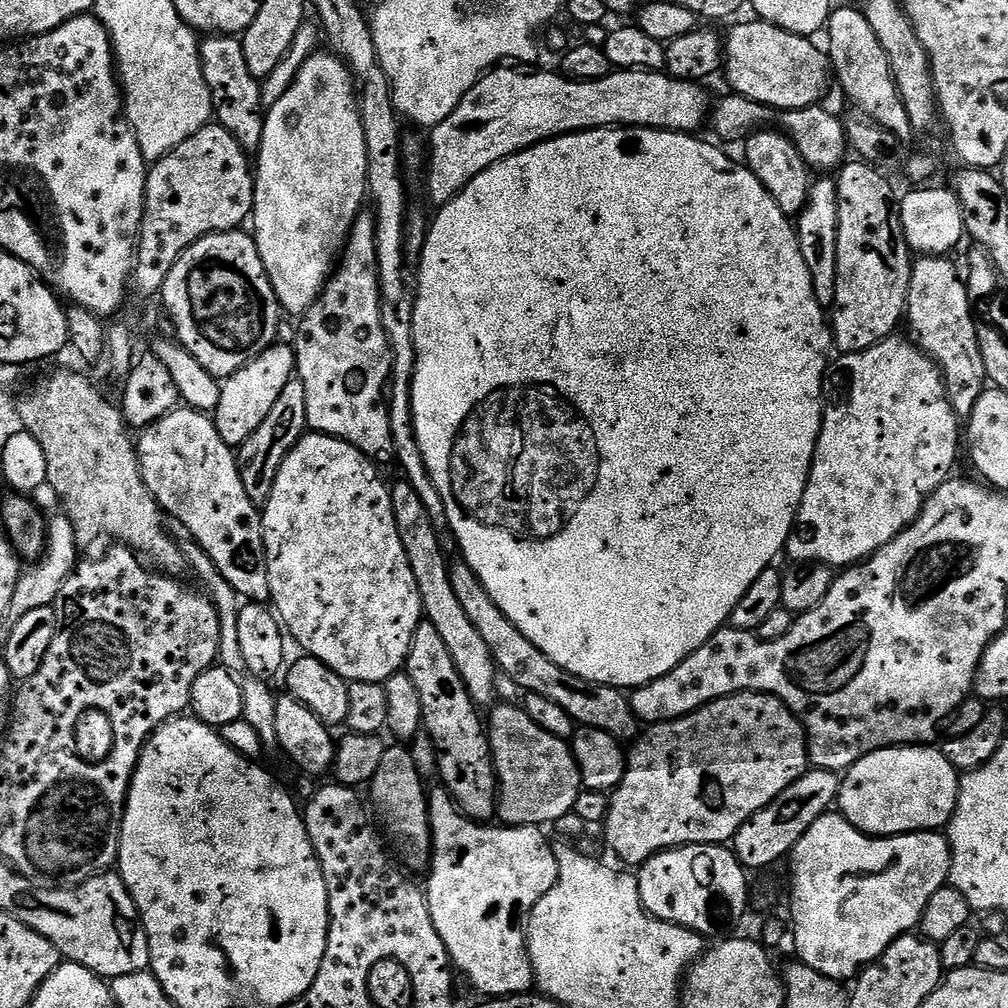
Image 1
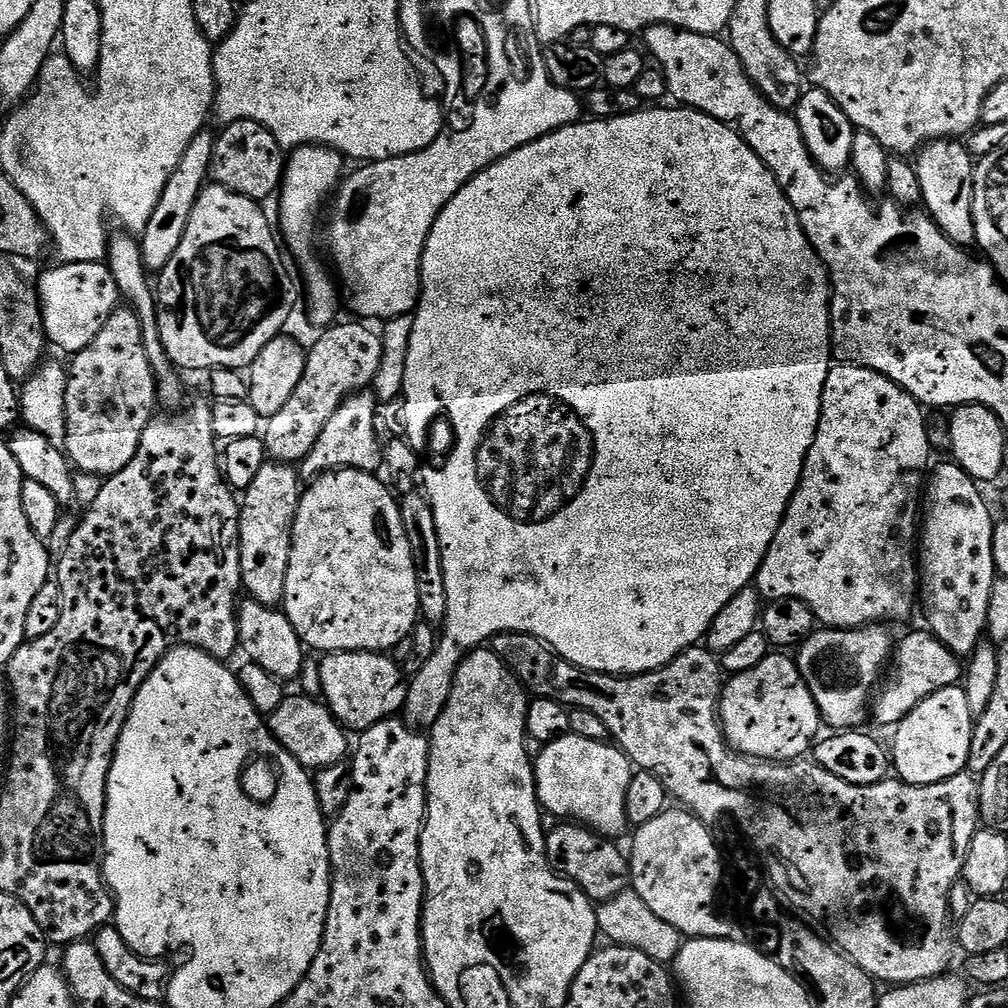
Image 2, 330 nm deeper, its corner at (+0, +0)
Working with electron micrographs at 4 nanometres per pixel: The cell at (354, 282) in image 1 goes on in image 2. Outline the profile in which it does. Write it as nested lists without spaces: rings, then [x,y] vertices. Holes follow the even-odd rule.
[[[367,391],[357,392],[343,400],[334,410],[334,418],[326,422],[326,430],[318,434],[318,442],[314,442],[314,450],[306,454],[306,458],[298,465],[298,475],[301,481],[311,482],[318,474],[338,468],[353,468],[359,472],[373,474],[381,471],[384,463],[382,439],[376,433],[376,397]]]

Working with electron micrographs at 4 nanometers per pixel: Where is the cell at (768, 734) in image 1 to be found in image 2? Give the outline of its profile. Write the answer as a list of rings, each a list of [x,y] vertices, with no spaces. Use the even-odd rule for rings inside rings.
[[[769,654],[762,658],[762,662],[758,662],[758,666],[754,666],[754,670],[727,677],[720,689],[720,727],[728,739],[729,748],[744,756],[753,756],[759,760],[795,762],[813,751],[821,735],[822,721],[814,702],[814,694],[810,694],[810,686],[806,686],[795,659],[788,654]]]

